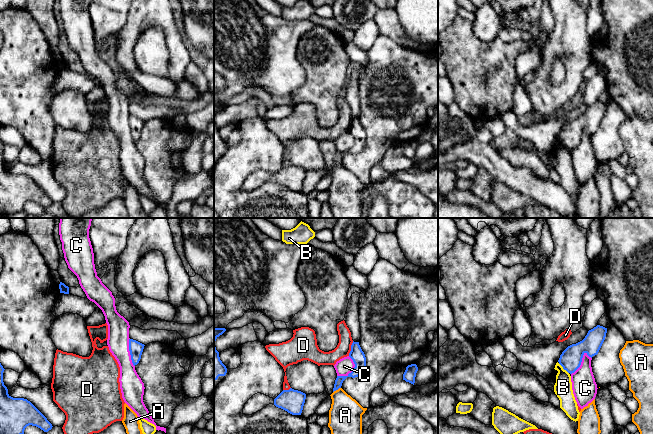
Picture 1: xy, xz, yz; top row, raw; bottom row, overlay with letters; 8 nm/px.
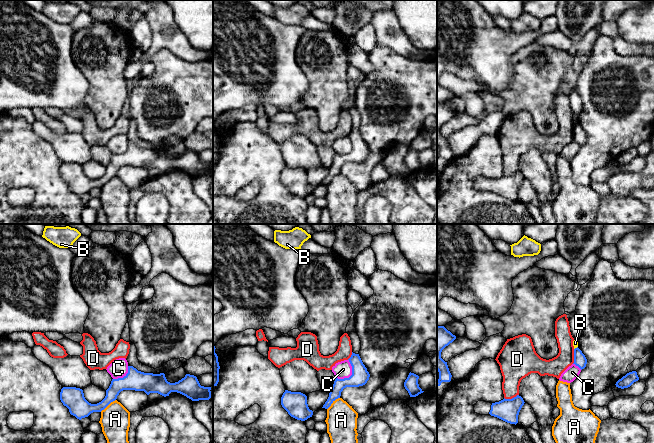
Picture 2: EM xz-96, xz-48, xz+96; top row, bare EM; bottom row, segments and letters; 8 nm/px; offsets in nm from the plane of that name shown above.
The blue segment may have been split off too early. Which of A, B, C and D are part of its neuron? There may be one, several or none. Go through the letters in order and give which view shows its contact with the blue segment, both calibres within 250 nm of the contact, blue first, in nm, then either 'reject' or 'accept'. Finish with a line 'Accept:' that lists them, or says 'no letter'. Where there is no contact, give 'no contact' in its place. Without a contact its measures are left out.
A: meets blue in xz; 90 nm thick on the blue side, 280 nm on the other; reject
B: meets blue in yz; 170 nm thick on the blue side, 140 nm on the other; reject
C: meets blue in xz; 110 nm thick on the blue side, 140 nm on the other; reject
D: meets blue in xz; 110 nm thick on the blue side, 120 nm on the other; reject
Accept: no letter

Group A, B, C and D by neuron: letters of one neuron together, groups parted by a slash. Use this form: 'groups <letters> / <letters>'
groups A / B / C / D

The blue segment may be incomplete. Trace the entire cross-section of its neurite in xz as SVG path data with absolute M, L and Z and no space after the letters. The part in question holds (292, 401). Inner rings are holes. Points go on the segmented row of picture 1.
M290 388L289 390L283 390L274 399L274 405L292 415L301 415L305 399L305 393Z

